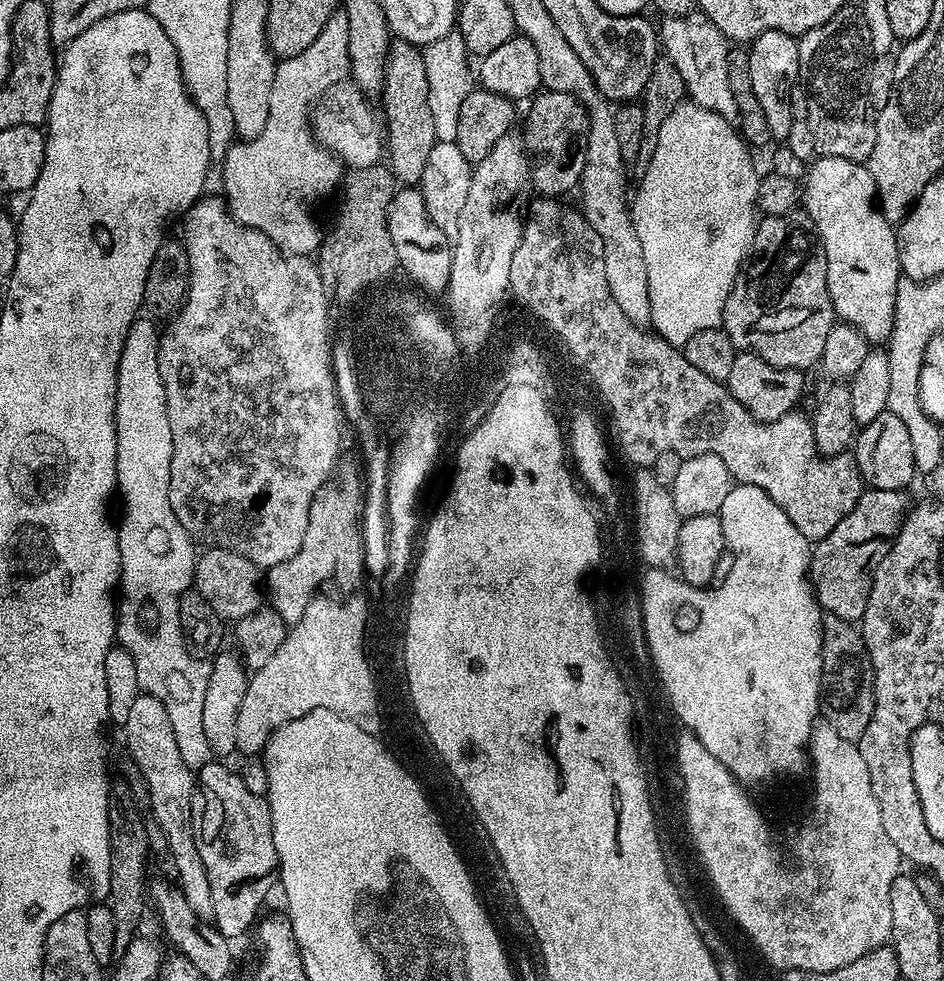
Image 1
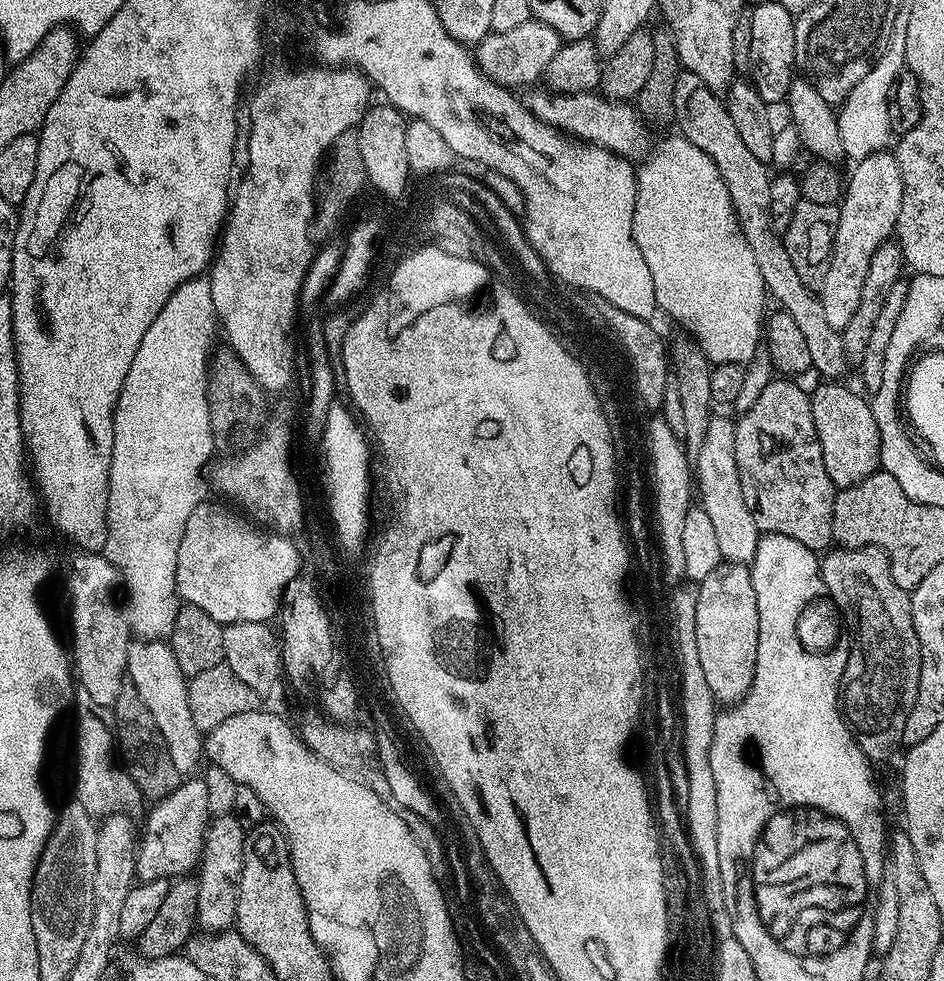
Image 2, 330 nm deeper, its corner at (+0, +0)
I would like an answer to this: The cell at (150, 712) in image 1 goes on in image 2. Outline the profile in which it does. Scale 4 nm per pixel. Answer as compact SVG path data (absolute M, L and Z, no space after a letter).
M133 639L128 646L128 670L127 679L134 684L139 697L146 704L147 710L154 718L157 730L162 734L162 739L166 744L166 750L170 752L171 761L174 762L175 769L181 774L192 774L196 767L199 769L200 756L205 755L204 741L200 728L194 726L194 718L190 715L190 702L188 701L188 680L182 674L178 666L178 658L174 658L171 643L163 640L138 640Z

